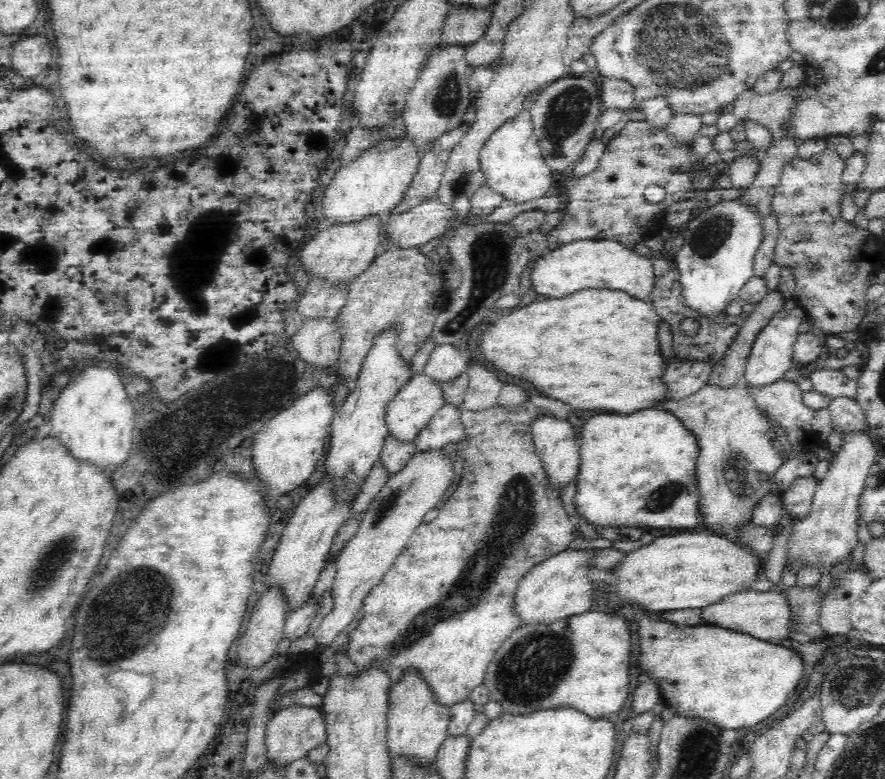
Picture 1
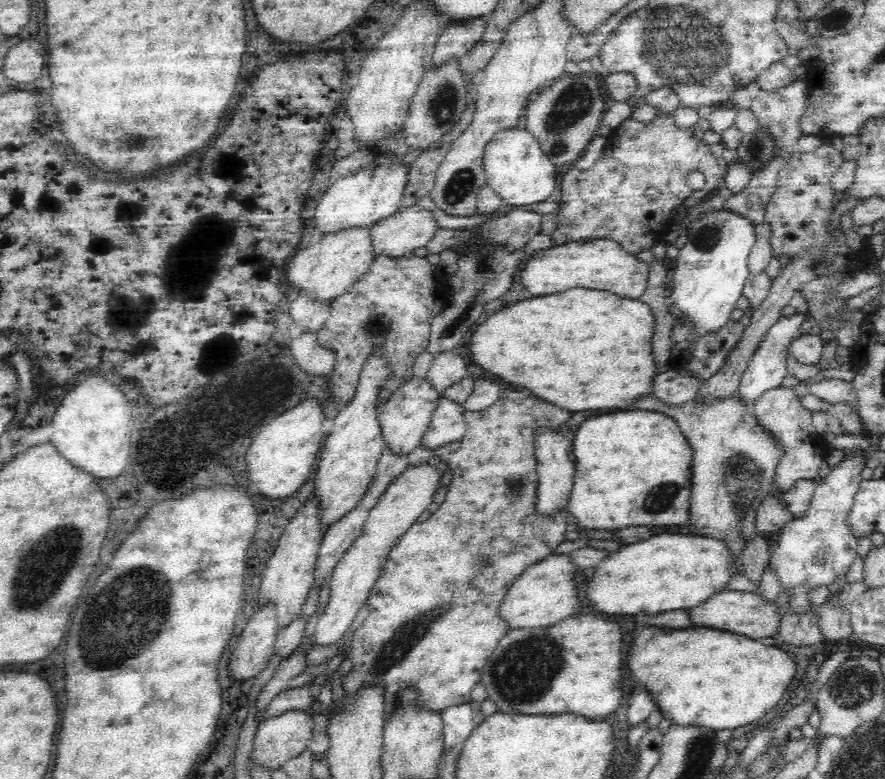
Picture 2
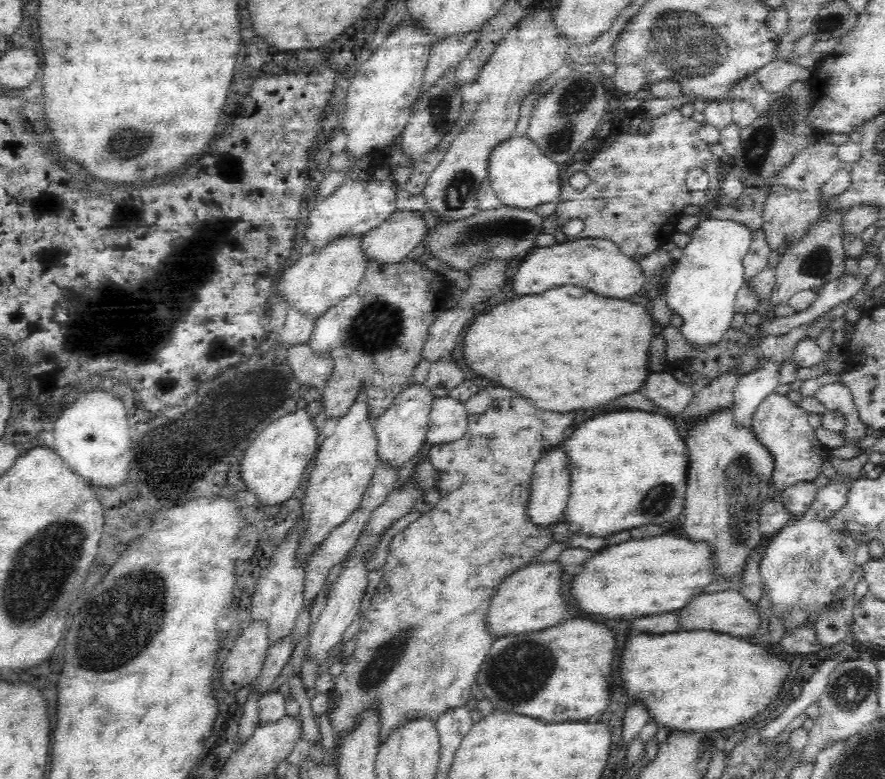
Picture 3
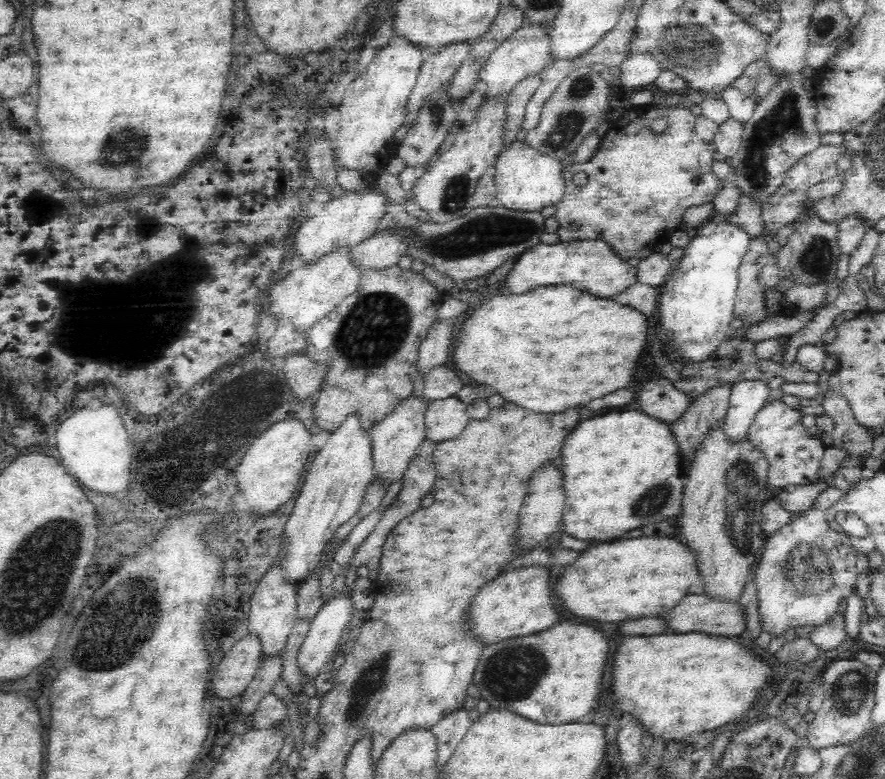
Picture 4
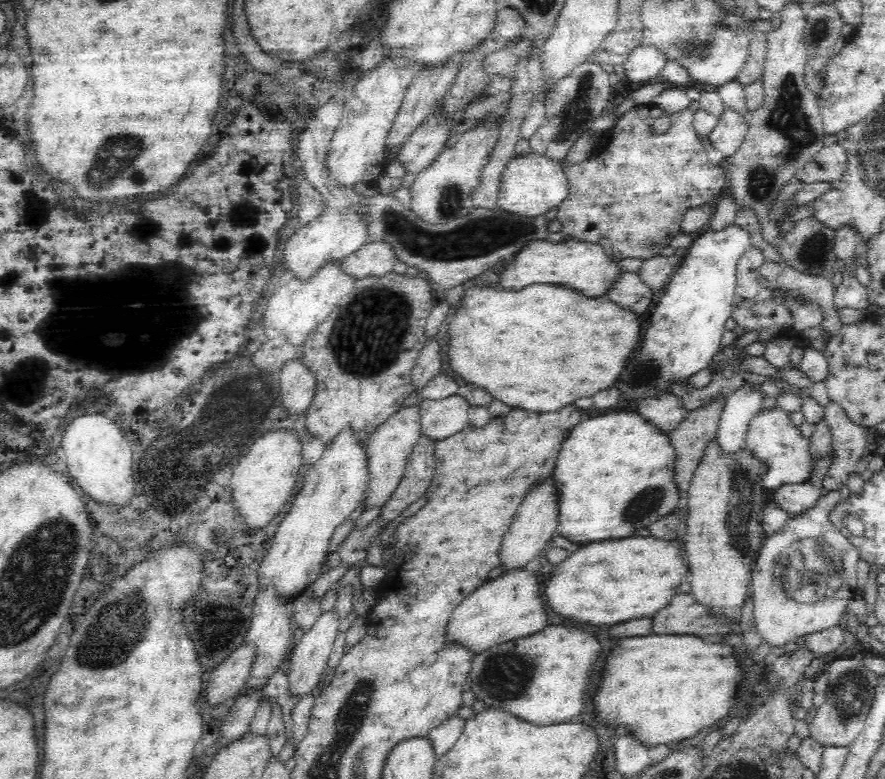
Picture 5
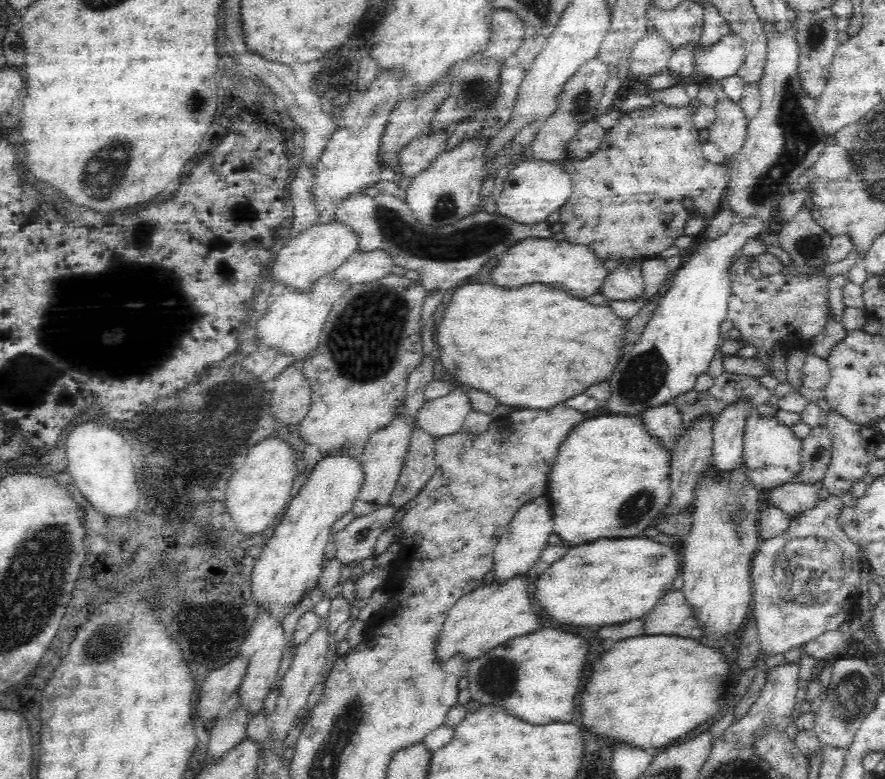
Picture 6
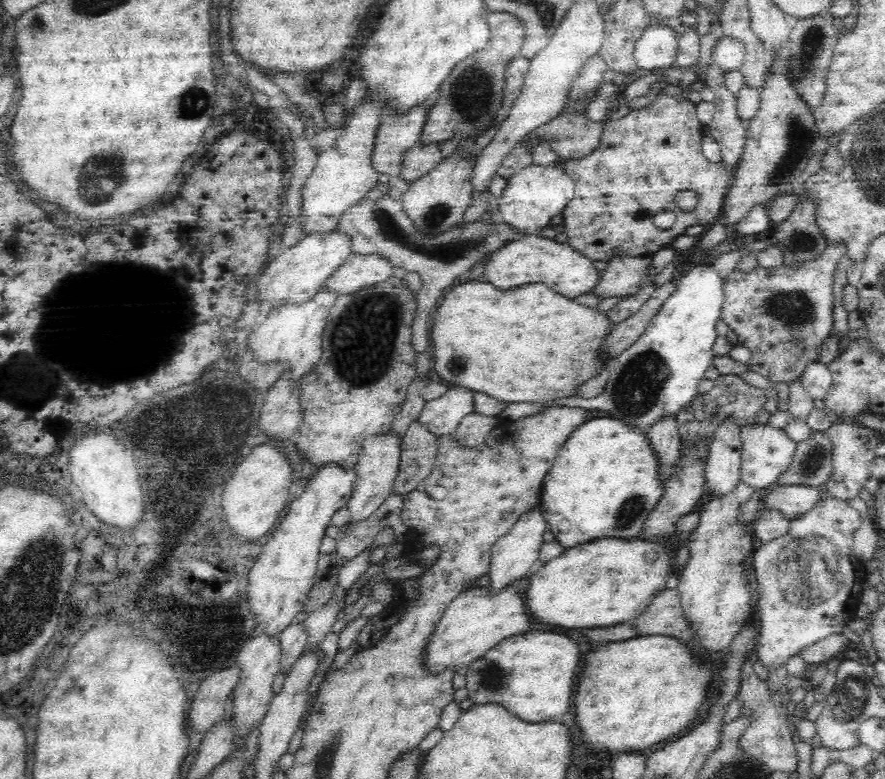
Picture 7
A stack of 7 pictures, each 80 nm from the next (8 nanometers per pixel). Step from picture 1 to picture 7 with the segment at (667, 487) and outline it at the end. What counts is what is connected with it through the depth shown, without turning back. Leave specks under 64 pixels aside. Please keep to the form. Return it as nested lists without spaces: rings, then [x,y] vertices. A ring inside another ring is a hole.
[[[595,417],[586,421],[557,452],[555,462],[545,474],[539,508],[554,540],[565,549],[596,541],[596,538],[632,538],[640,532],[644,520],[656,506],[664,487],[658,486],[656,476],[660,469],[656,465],[654,452],[649,448],[647,437],[639,430],[626,428],[619,420],[610,417]]]

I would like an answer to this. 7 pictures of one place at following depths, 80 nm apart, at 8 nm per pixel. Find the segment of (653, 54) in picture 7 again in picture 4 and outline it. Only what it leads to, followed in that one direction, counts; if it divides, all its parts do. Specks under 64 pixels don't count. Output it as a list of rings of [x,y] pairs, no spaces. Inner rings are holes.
[[[635,52],[626,57],[619,70],[620,76],[616,82],[624,87],[639,90],[653,85],[662,65],[650,52]]]

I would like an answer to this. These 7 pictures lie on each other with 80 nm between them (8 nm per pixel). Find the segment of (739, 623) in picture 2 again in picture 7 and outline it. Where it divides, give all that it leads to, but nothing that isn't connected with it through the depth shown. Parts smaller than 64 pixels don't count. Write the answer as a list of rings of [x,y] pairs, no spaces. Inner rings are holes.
[[[664,590],[654,596],[642,614],[632,620],[632,628],[638,636],[662,634],[678,638],[680,642],[686,642],[691,637],[691,630],[683,618],[678,590]]]

